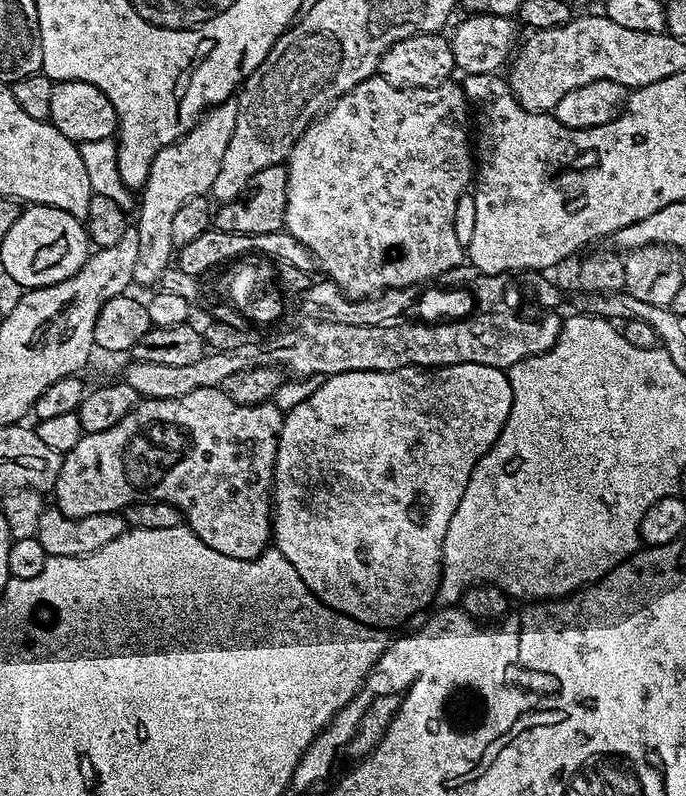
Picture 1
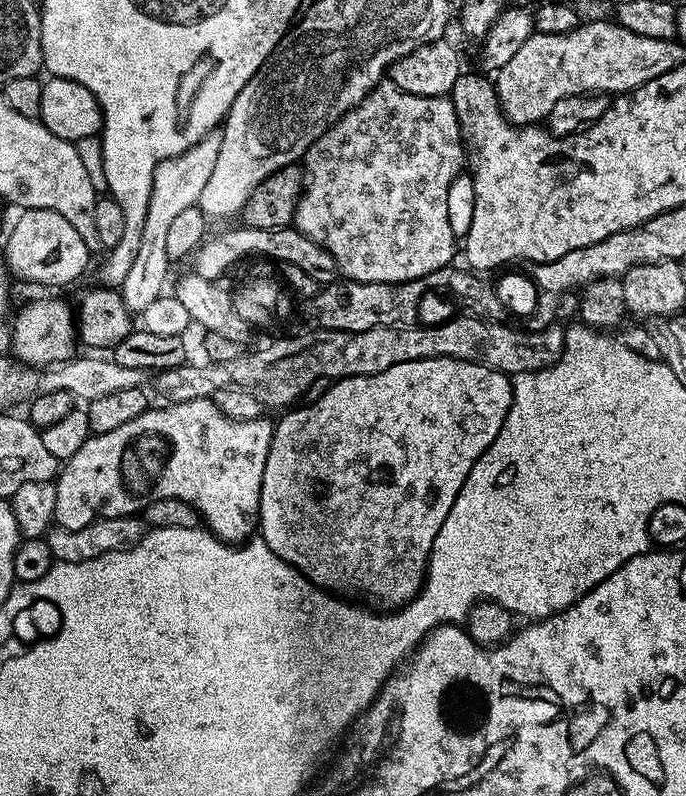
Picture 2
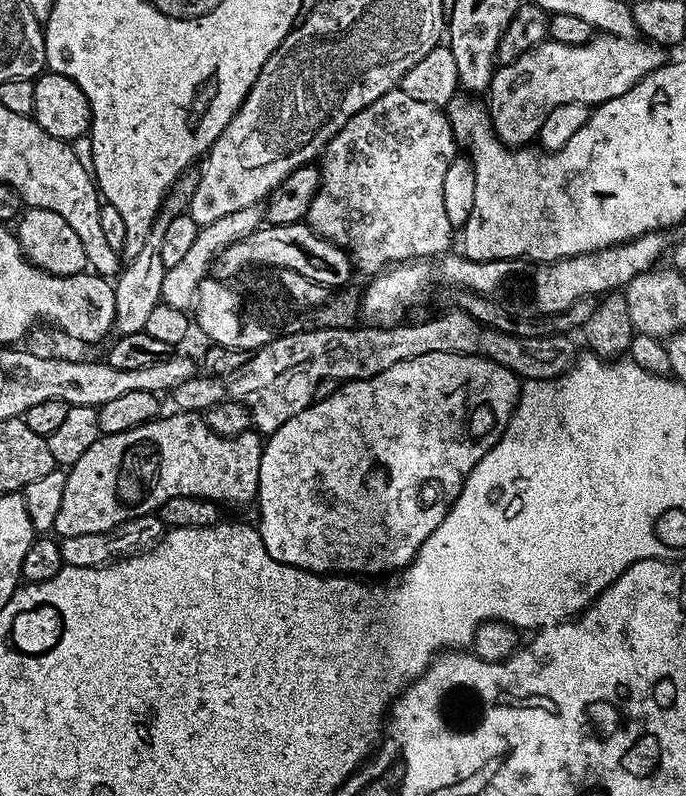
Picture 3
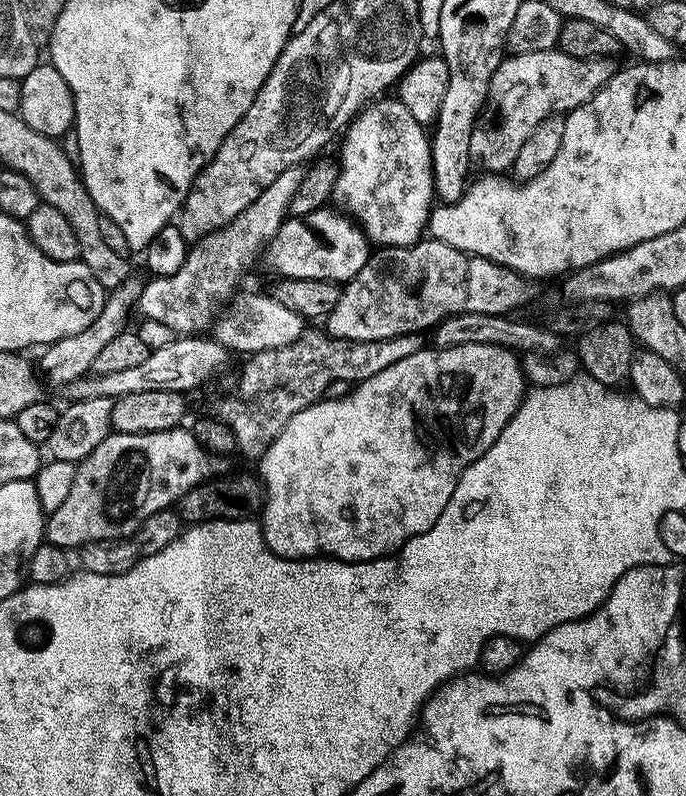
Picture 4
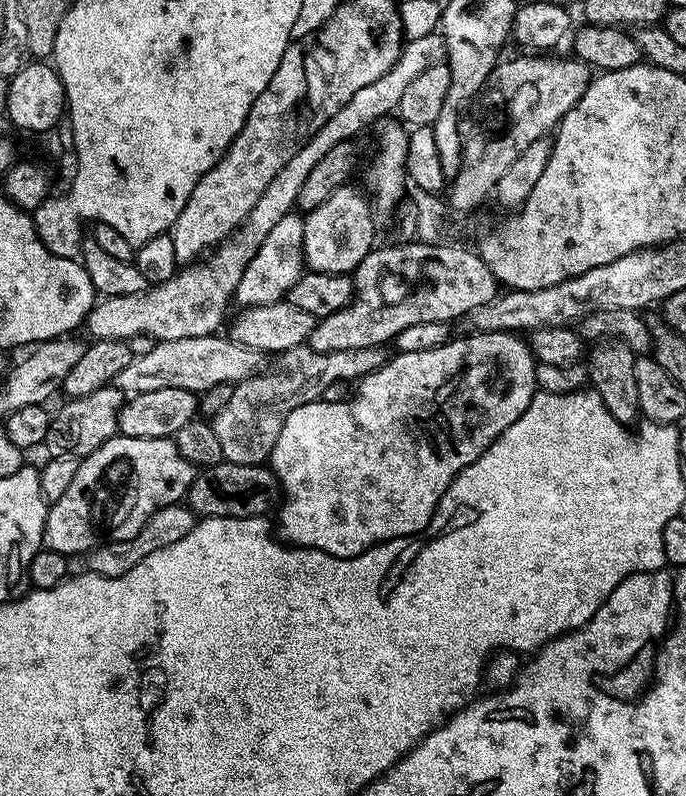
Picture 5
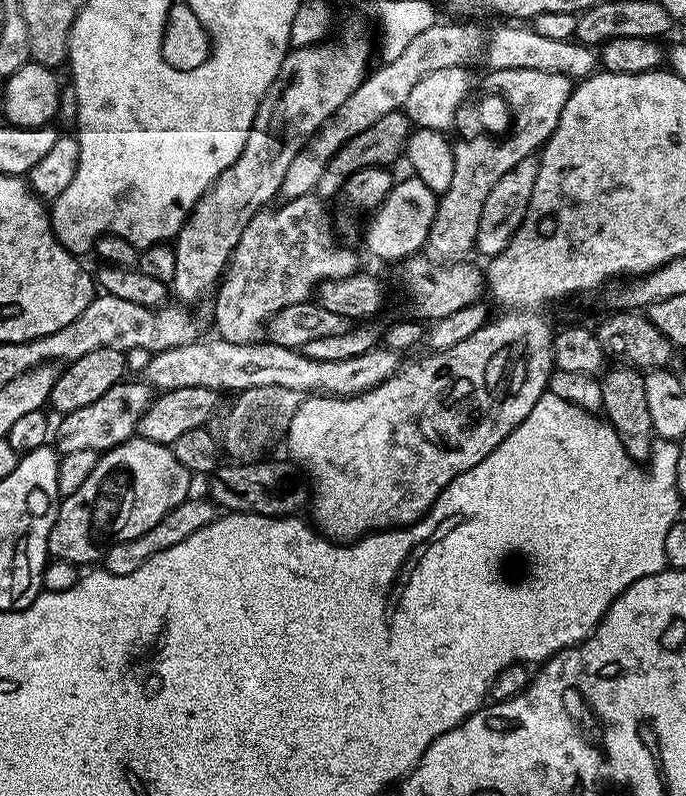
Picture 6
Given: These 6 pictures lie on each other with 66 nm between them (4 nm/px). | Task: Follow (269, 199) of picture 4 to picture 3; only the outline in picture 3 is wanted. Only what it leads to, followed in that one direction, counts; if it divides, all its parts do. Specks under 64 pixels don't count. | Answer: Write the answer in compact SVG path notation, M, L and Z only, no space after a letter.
M260 204L242 206L242 210L234 210L230 214L218 218L218 222L210 222L201 227L200 233L194 238L190 250L182 259L178 266L167 269L162 278L162 290L160 291L161 301L172 310L188 310L196 304L196 292L199 284L211 273L212 264L216 261L222 250L242 238L246 238L251 232L256 231L262 224L262 208Z

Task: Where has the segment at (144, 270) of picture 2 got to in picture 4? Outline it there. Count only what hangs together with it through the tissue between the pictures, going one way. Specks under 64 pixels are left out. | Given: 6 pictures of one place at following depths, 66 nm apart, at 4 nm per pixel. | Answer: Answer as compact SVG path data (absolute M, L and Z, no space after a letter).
M133 278L122 286L111 289L107 293L102 314L98 314L95 322L86 330L82 330L82 334L74 334L70 338L62 338L58 342L47 345L41 351L44 353L40 356L40 364L38 360L39 375L41 372L50 383L61 384L61 386L67 386L80 377L89 375L92 372L94 358L98 358L100 351L129 327L128 319L131 318L132 312L134 316L134 309L140 303L142 284L138 280Z

